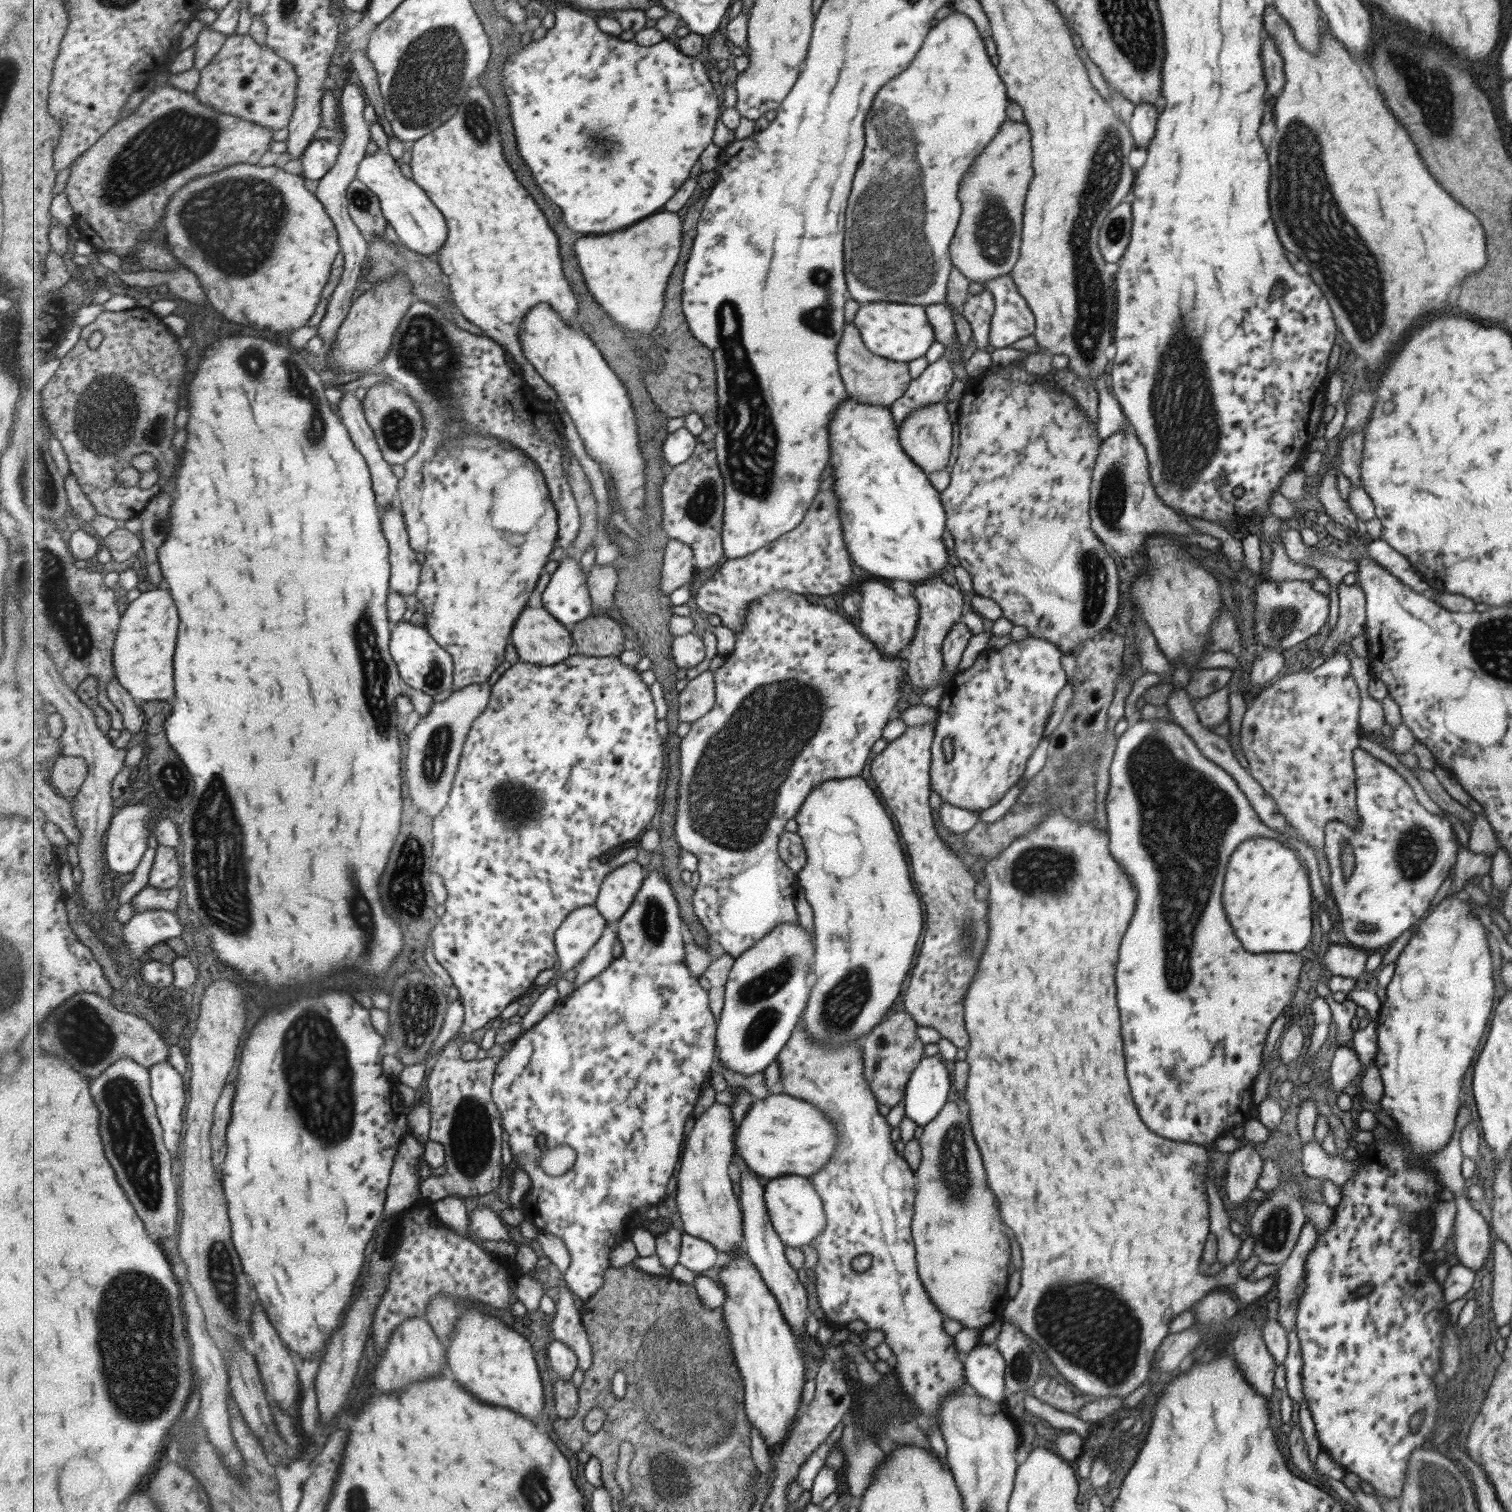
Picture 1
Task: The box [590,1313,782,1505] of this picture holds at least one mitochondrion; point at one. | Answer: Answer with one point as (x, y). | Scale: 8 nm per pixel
(670, 1479)

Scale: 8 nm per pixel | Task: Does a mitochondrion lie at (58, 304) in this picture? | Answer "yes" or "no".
no

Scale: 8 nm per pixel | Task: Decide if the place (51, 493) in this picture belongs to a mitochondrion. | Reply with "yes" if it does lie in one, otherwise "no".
yes

